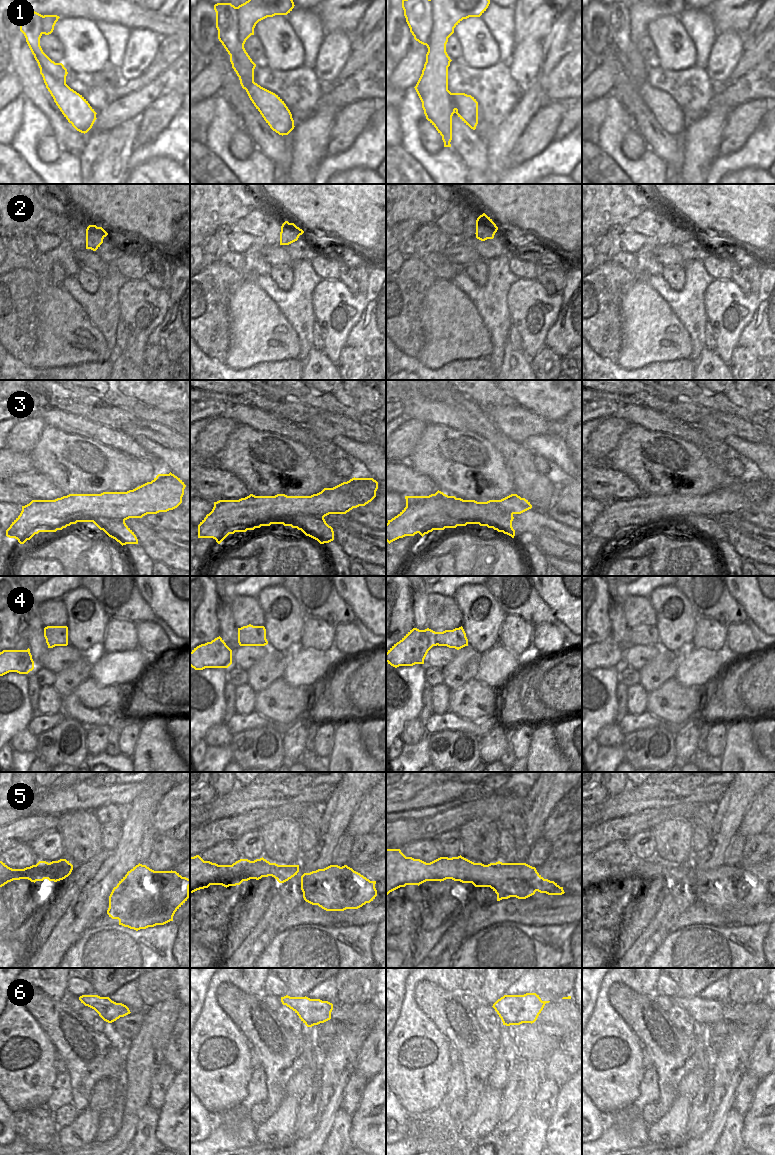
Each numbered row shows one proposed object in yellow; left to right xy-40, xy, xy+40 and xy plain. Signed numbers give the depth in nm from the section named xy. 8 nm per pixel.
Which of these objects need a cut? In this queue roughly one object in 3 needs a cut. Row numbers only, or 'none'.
1, 3, 4

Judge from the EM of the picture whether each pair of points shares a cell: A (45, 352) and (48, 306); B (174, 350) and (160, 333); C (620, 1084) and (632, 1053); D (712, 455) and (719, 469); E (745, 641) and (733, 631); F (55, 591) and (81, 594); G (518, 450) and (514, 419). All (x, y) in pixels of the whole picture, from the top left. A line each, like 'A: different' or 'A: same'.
A: same
B: same
C: same
D: same
E: same
F: different
G: different

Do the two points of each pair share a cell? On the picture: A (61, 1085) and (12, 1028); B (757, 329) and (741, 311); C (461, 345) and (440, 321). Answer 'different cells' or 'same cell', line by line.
A: different cells
B: different cells
C: same cell

